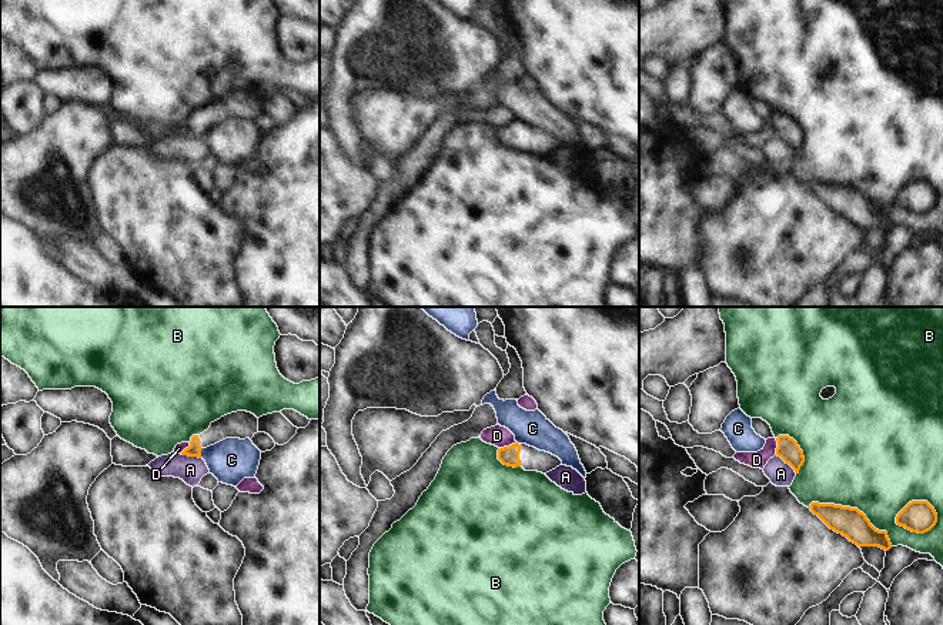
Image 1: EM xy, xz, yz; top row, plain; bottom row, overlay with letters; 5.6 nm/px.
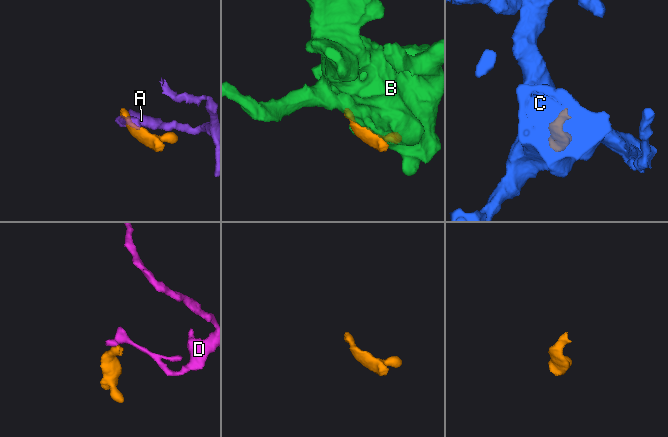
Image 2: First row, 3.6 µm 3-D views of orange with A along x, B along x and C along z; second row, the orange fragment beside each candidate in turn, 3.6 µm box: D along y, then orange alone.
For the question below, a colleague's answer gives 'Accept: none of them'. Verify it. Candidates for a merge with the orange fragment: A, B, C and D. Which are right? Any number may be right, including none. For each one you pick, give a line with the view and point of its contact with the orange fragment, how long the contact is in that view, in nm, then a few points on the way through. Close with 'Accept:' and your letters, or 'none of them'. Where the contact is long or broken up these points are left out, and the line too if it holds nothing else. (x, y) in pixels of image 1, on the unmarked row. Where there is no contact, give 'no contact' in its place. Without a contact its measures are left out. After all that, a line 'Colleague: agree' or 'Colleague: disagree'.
Accept: none of them
Colleague: agree

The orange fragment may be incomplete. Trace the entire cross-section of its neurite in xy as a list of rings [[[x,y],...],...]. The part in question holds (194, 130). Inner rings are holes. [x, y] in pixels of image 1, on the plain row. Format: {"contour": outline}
{"contour": [[[237,91],[211,103],[210,108],[200,116],[193,116],[190,127],[181,136],[201,138],[201,130],[225,118],[253,118],[258,113],[258,98],[247,91]]]}

